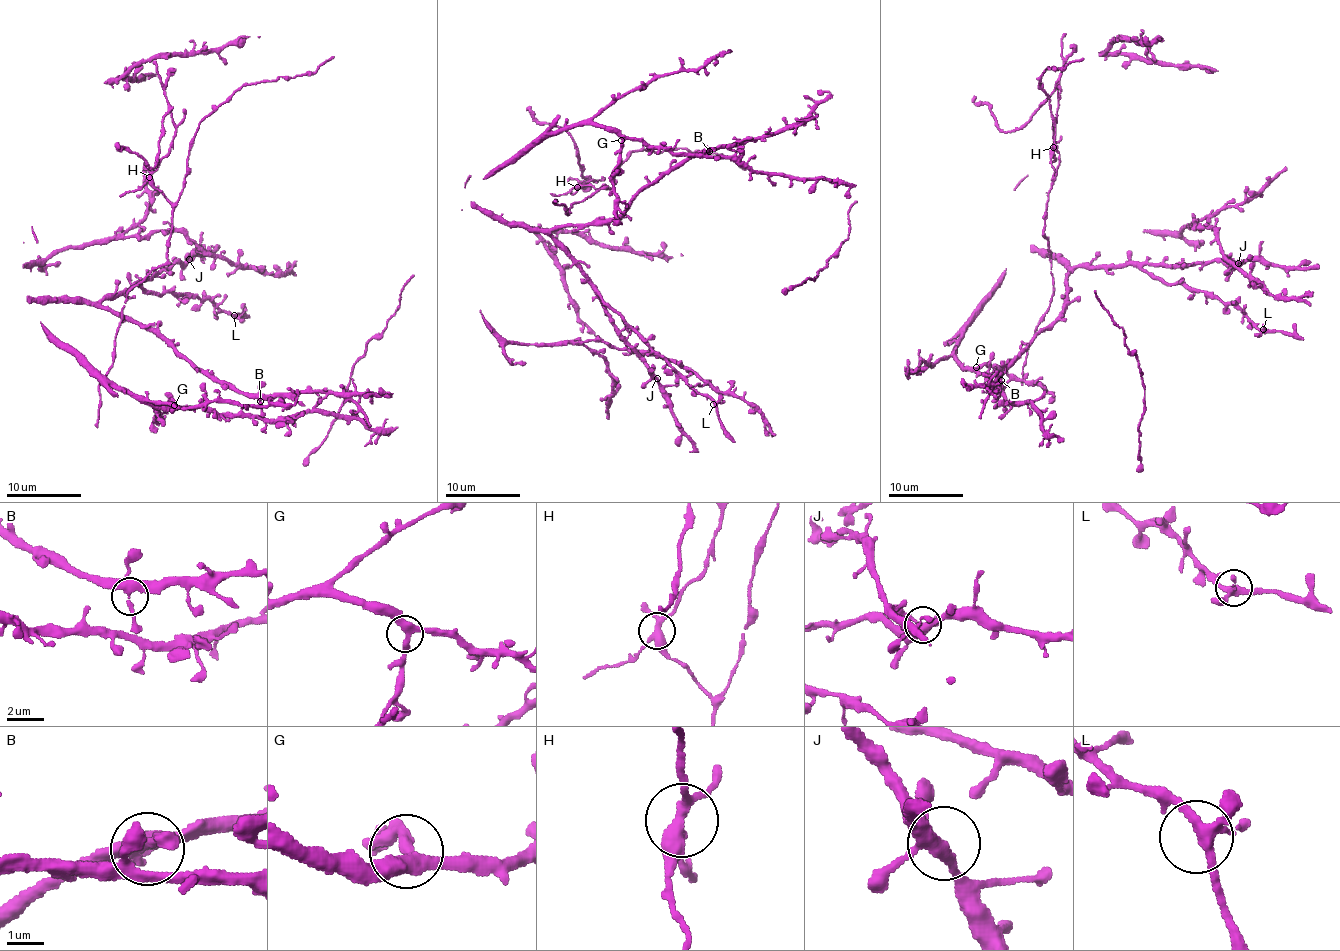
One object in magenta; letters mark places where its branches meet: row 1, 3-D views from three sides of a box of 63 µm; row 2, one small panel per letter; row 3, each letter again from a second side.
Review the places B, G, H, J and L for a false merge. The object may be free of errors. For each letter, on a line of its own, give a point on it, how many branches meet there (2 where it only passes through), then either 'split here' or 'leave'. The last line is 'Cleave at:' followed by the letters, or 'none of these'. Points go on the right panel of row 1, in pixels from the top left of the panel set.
B: at (1001, 380); 4 branches meet; leave
G: at (976, 367); 3 branches meet; leave
H: at (1053, 147); 4 branches meet; split here
J: at (1238, 263); 4 branches meet; leave
L: at (1263, 329); 4 branches meet; leave
Cleave at: H

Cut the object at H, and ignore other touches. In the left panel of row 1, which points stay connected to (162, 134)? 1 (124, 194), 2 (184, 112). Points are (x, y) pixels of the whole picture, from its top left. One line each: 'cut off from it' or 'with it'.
1: with it
2: with it

